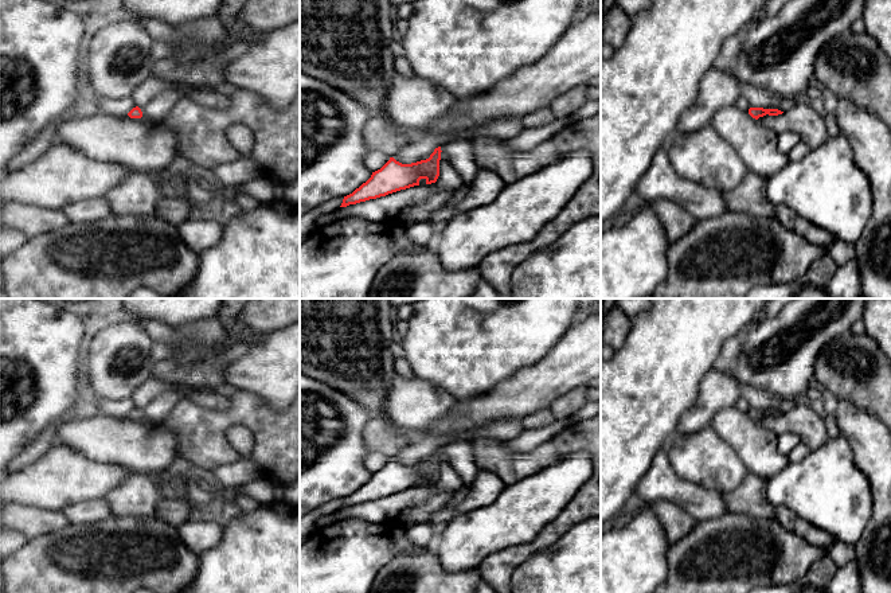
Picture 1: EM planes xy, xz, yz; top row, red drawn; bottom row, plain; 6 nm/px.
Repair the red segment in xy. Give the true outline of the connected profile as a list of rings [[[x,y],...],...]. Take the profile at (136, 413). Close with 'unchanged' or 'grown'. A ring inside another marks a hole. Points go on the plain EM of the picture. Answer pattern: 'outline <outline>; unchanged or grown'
outline [[[176,390],[164,391],[145,407],[133,409],[128,414],[128,417],[130,420],[148,418],[155,422],[161,422],[169,416],[169,413],[173,410],[173,407],[181,398],[184,397]]]; grown

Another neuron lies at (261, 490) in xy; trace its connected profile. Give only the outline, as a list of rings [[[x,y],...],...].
[[[258,479],[234,488],[224,488],[224,496],[227,500],[234,500],[239,495],[253,498],[259,506],[269,506],[275,502],[273,485],[266,479]]]

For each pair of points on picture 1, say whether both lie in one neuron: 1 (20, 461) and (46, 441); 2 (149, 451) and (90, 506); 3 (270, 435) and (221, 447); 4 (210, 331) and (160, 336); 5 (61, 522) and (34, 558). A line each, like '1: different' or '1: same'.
1: same
2: different
3: same
4: same
5: different

